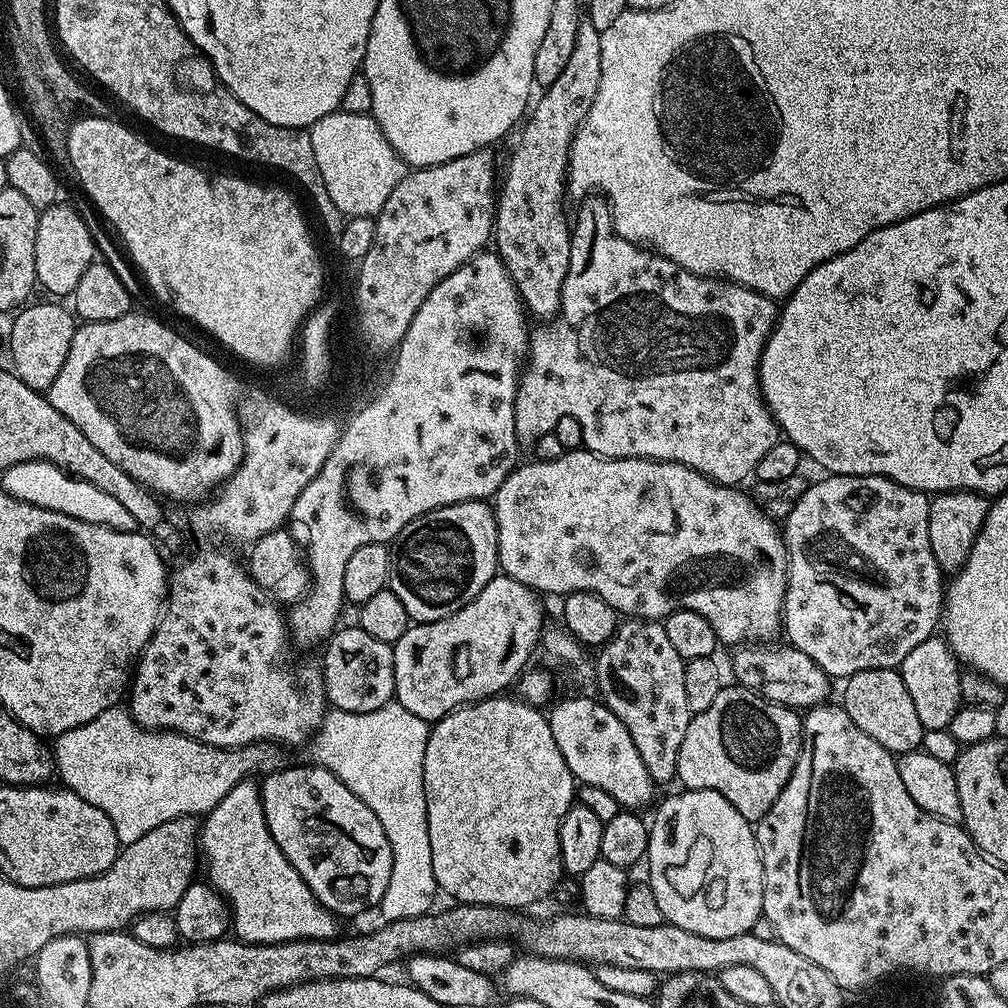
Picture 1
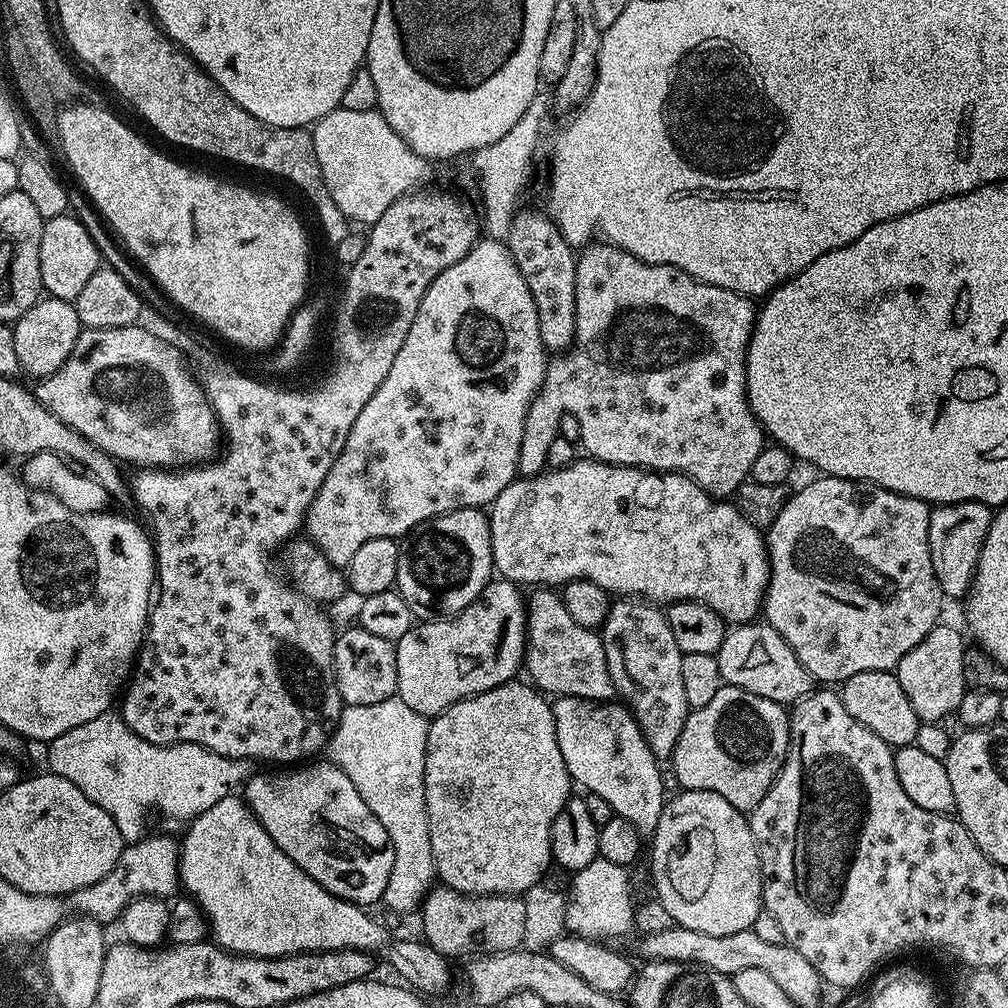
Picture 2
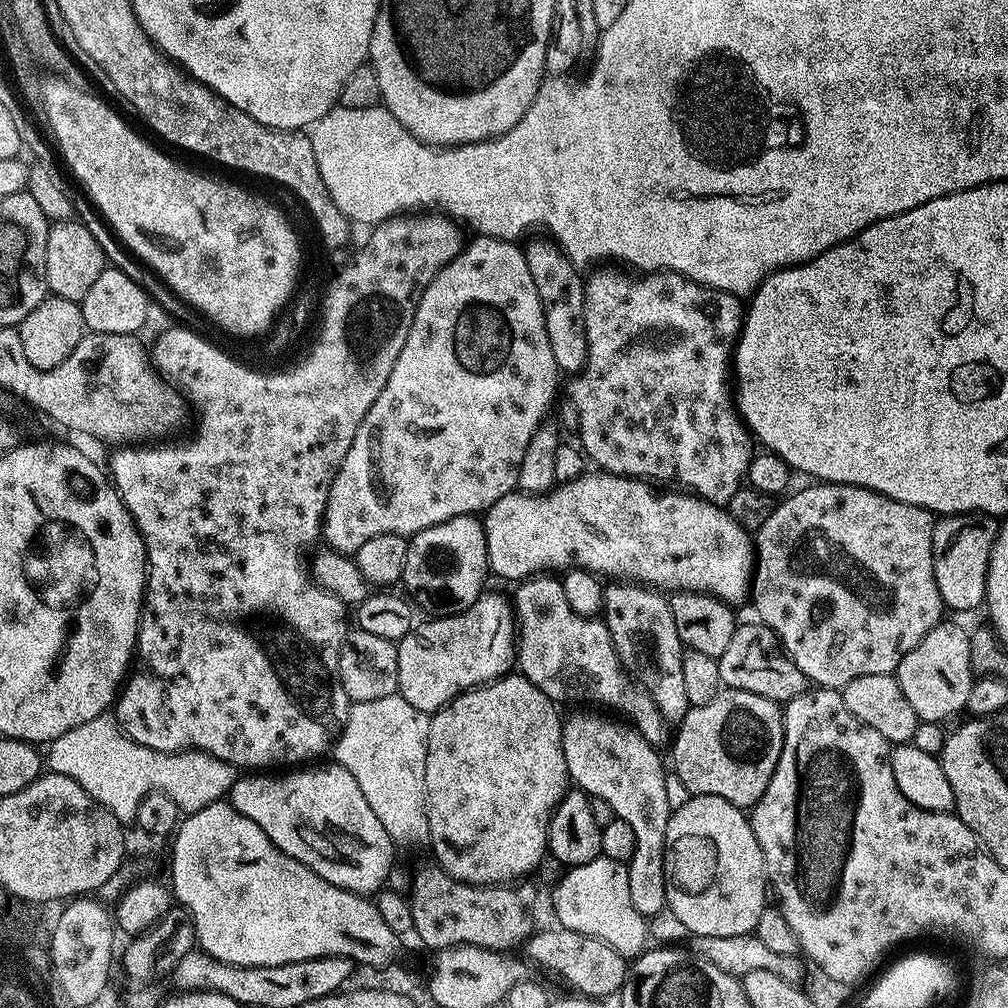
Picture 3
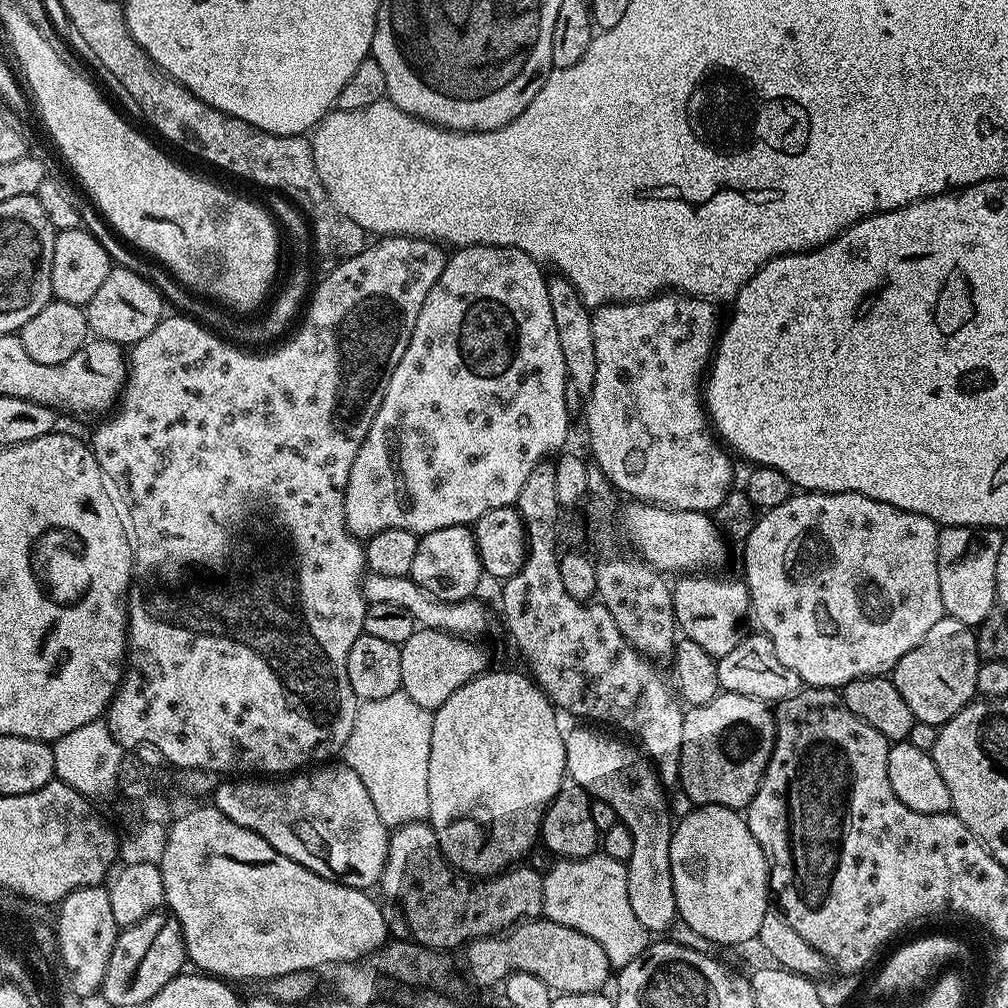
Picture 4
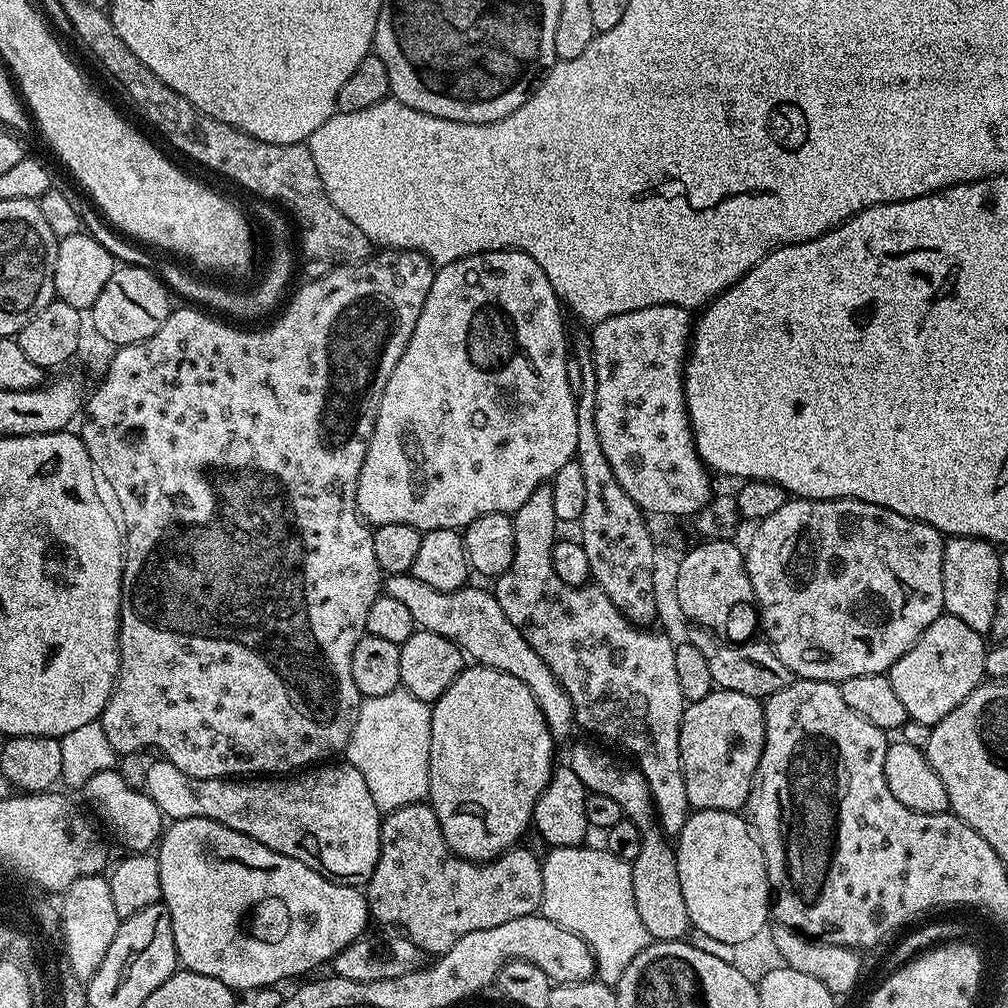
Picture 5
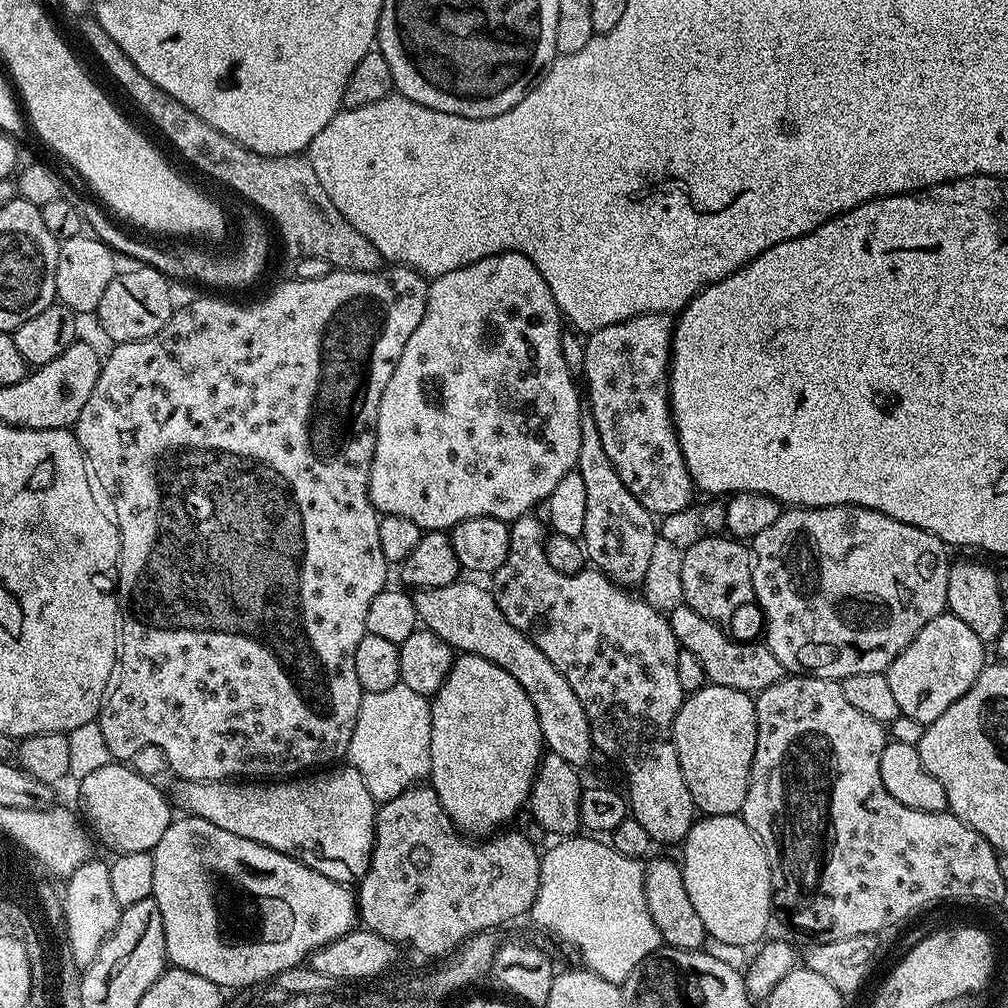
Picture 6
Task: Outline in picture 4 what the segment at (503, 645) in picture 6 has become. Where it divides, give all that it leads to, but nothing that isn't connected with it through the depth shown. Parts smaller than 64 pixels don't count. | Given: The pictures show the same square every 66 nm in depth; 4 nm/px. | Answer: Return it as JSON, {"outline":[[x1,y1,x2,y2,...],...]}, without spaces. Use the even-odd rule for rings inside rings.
{"outline":[[368,574,364,578,364,599,369,604,374,602,390,602,410,614,420,628,433,628,439,632,448,632,452,636,465,638,480,638,488,628,488,608,480,598,469,598,458,602,446,602,434,598,418,582,414,582,411,575,390,578,386,574]]}

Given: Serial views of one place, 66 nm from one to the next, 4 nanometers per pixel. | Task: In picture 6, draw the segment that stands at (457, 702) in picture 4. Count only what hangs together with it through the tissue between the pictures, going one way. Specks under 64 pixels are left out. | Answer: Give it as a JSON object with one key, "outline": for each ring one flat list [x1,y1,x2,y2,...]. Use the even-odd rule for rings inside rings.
{"outline":[[460,654,453,659,452,668,444,685,437,690,430,700,432,706,432,725,430,726,430,786,438,794,438,802,442,802,442,810,456,823,461,832,472,838,484,838,497,830,503,829,507,820,516,816,520,807,529,803,532,795,532,783,536,780,536,772,540,768,540,758,546,751,544,735,538,726,538,714,522,686,502,670,502,666,494,666,494,662,486,662,486,658,478,658,474,654]]}

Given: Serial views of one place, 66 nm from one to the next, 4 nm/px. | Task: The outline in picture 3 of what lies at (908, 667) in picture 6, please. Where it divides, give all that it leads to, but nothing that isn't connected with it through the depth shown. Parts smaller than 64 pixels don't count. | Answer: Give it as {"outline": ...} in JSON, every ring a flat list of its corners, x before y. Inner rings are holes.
{"outline":[[947,622,934,625,926,638,922,638,922,642,898,662,894,675,898,686,902,686,902,694,906,694,910,706,914,706,918,719,948,722,955,712,963,713,968,706,974,679,969,629]]}

